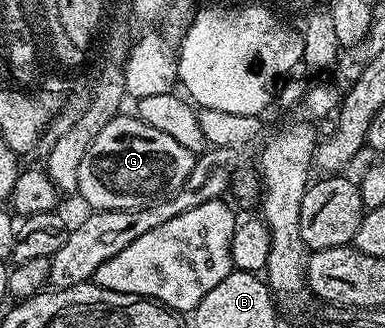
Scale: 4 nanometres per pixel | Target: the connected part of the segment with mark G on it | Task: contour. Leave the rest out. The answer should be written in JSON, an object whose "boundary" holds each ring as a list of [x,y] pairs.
{"boundary":[[[119,115],[104,123],[100,135],[92,139],[92,147],[80,163],[79,198],[83,197],[91,210],[143,209],[178,192],[194,166],[195,154],[180,147],[176,139],[148,127],[136,115]]]}

